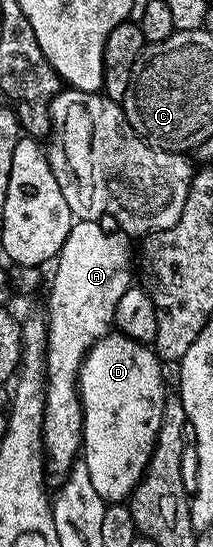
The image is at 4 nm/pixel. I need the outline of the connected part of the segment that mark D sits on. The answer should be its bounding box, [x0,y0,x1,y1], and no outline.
[79,331,169,503]

